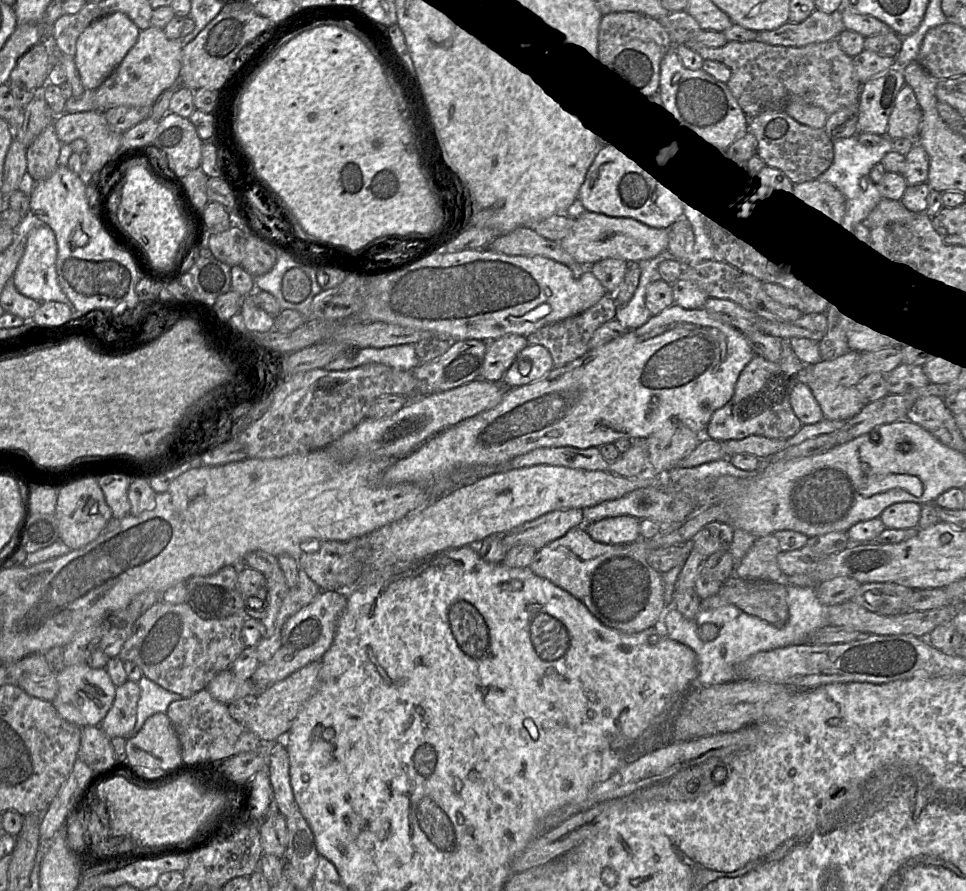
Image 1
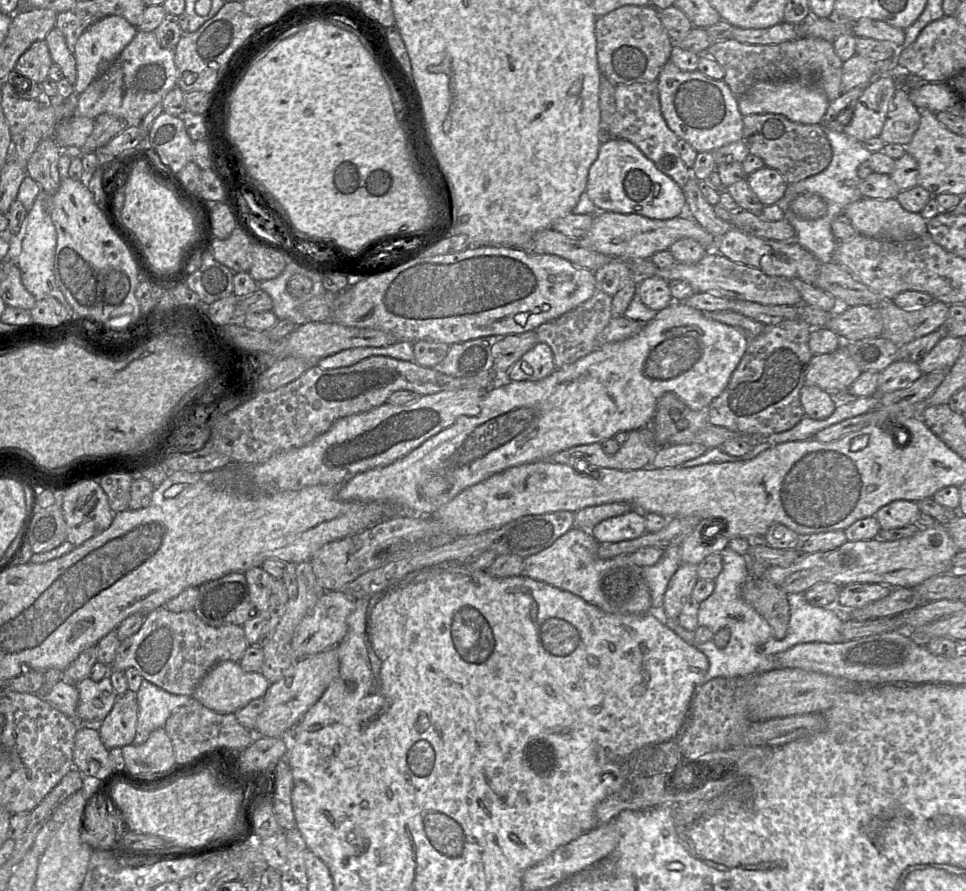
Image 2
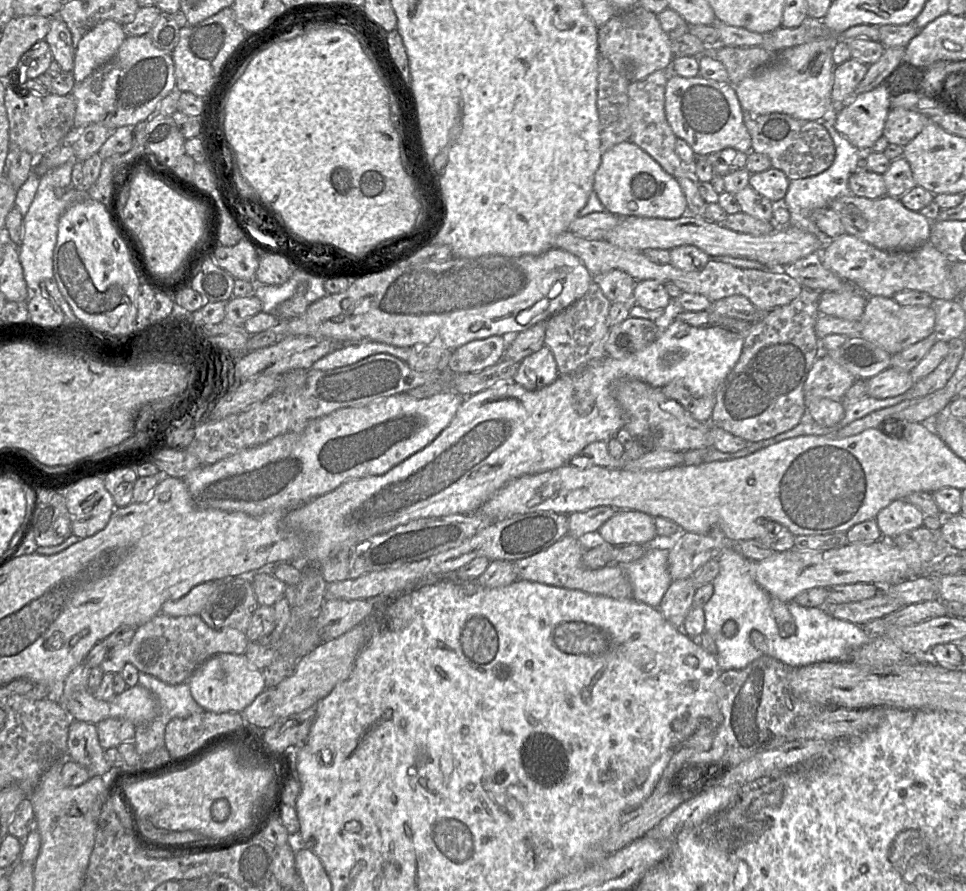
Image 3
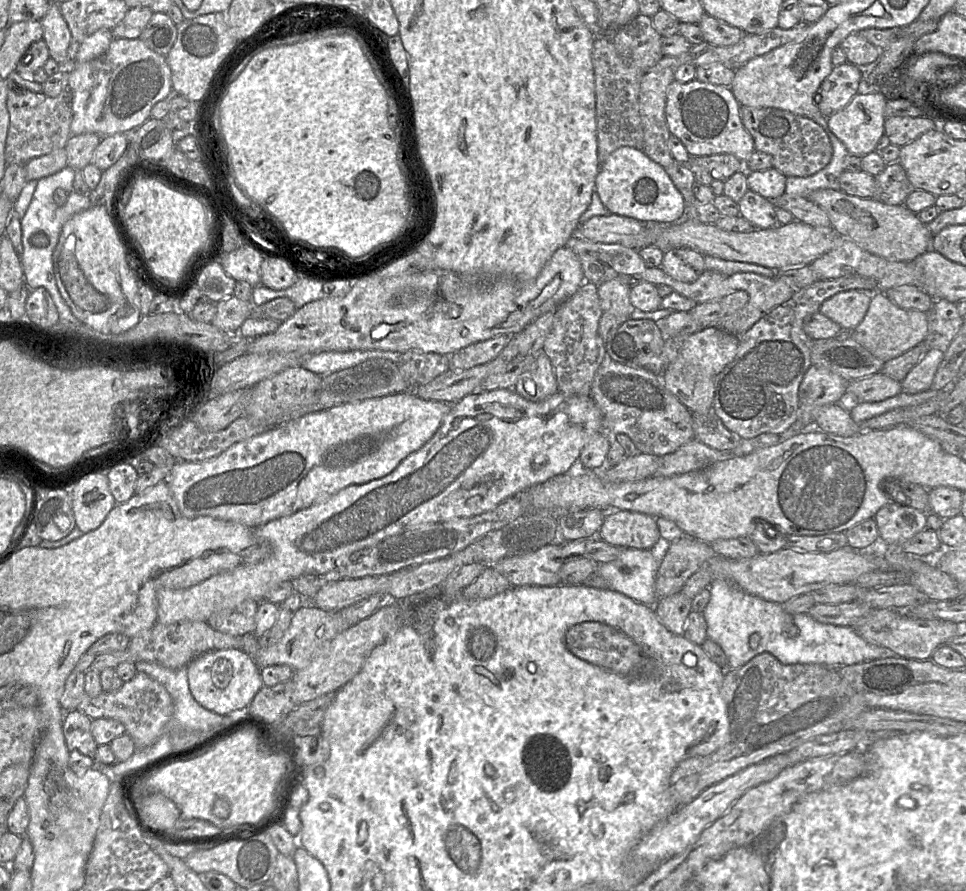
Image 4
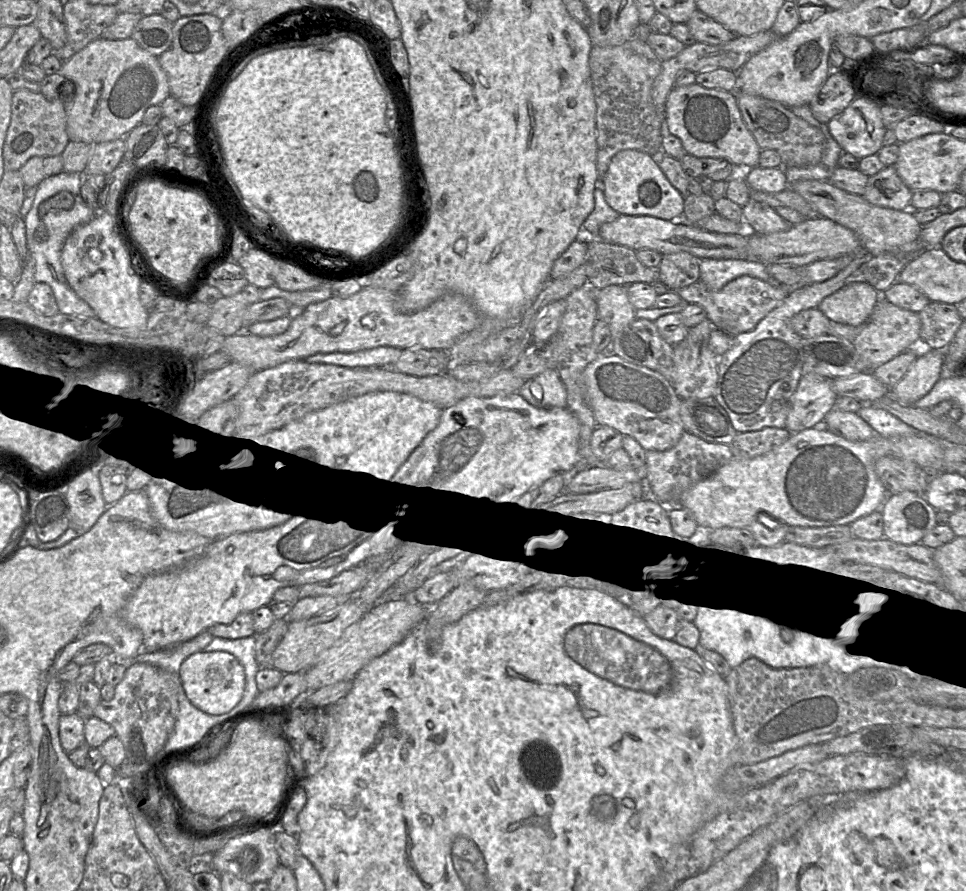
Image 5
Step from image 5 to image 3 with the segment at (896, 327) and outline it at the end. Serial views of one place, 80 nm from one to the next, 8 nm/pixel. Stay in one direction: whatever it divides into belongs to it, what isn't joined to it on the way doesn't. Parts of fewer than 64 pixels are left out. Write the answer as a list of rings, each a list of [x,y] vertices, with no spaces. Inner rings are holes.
[[[870,296],[867,299],[861,318],[859,336],[892,356],[931,335],[934,330],[935,318],[934,305],[929,307],[906,307],[900,306],[892,298]]]

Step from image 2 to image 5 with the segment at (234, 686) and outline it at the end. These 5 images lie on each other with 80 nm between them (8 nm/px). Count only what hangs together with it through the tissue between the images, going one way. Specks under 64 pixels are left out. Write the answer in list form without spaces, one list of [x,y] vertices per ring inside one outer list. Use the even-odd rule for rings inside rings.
[[[207,647],[190,655],[182,663],[179,677],[191,703],[212,715],[228,713],[237,706],[243,697],[246,684],[244,667],[233,654],[226,651],[210,651]]]

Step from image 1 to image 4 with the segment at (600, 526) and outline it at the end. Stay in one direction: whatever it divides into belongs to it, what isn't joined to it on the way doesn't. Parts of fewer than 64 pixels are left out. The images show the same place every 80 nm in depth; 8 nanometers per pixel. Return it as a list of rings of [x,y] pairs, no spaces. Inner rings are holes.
[[[627,510],[607,511],[598,534],[620,548],[652,549],[661,540],[655,517]]]

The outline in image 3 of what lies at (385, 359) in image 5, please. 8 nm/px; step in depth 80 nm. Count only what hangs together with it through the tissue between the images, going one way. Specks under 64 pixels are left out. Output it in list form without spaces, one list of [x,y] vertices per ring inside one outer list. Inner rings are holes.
[[[373,341],[348,343],[317,360],[312,365],[312,368],[317,370],[331,370],[352,365],[368,356],[381,353],[389,354],[407,362],[410,349],[411,347],[399,347]]]

